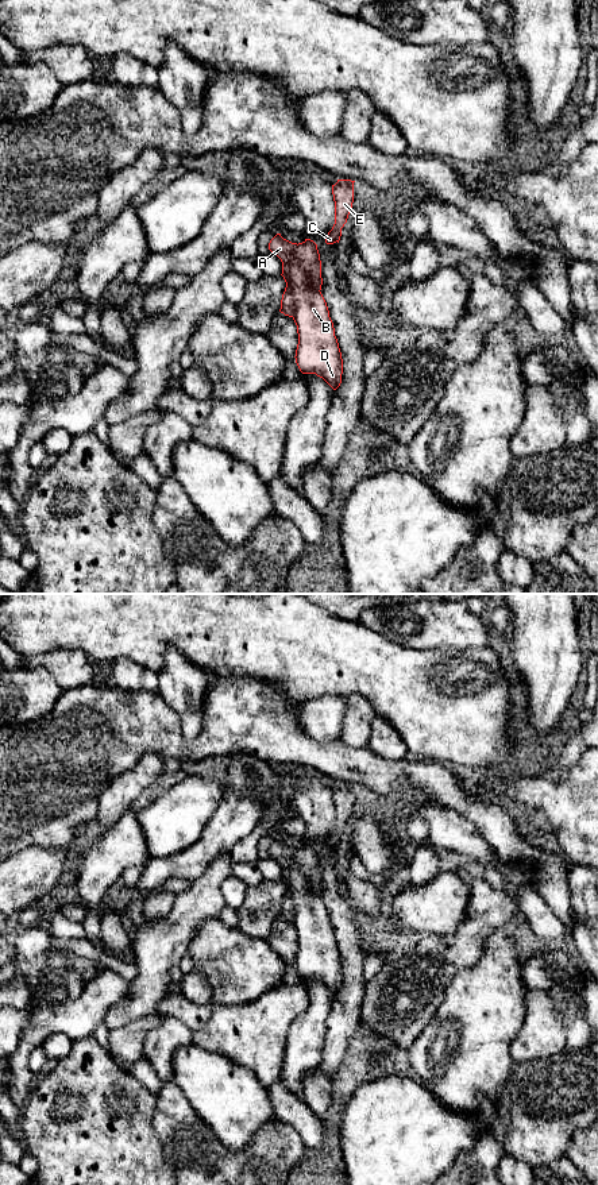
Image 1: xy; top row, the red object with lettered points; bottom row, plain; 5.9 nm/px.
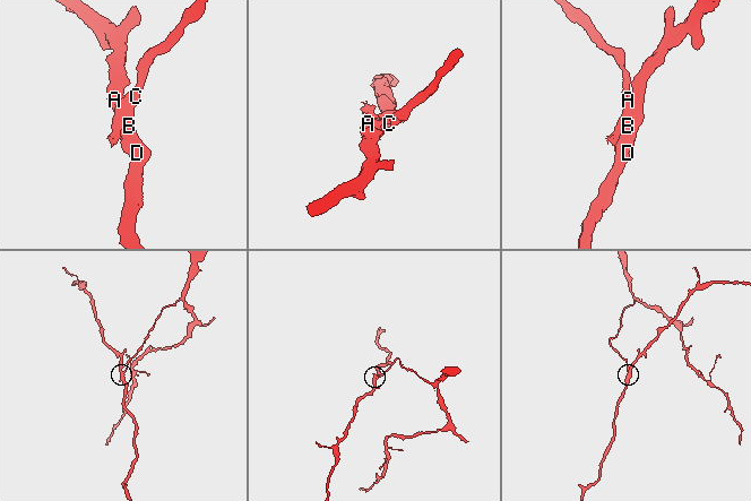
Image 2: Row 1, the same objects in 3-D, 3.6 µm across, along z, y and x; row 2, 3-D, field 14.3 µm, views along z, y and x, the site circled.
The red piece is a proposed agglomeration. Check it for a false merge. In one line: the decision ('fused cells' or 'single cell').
fused cells

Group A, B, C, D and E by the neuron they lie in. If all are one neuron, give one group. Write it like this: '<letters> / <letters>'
A C E / B D

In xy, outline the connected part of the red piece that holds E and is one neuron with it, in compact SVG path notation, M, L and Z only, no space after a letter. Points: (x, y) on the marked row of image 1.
M337 180L332 185L332 194L335 201L335 224L325 238L327 244L339 243L342 228L347 223L348 215L354 202L354 182L351 180Z

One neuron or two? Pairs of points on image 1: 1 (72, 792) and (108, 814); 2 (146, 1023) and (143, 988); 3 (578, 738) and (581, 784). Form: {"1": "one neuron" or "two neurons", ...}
{"1": "two neurons", "2": "two neurons", "3": "two neurons"}

